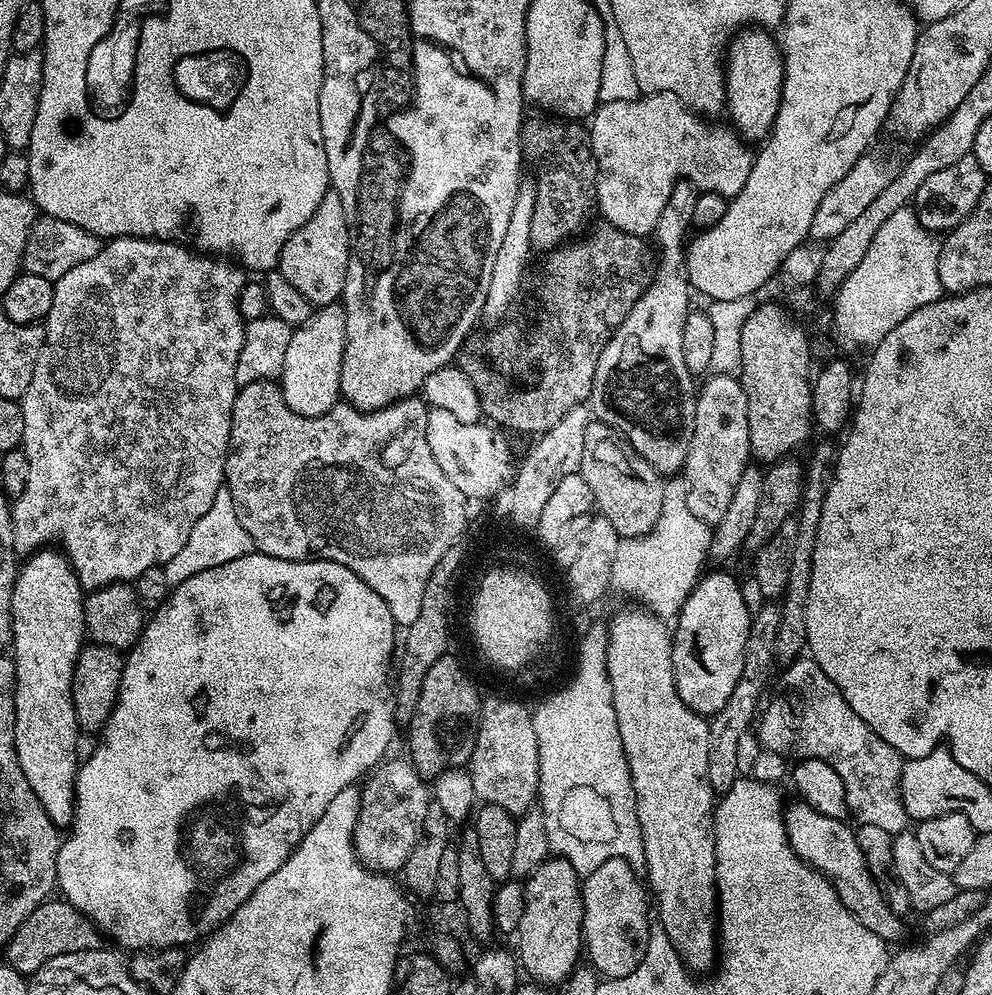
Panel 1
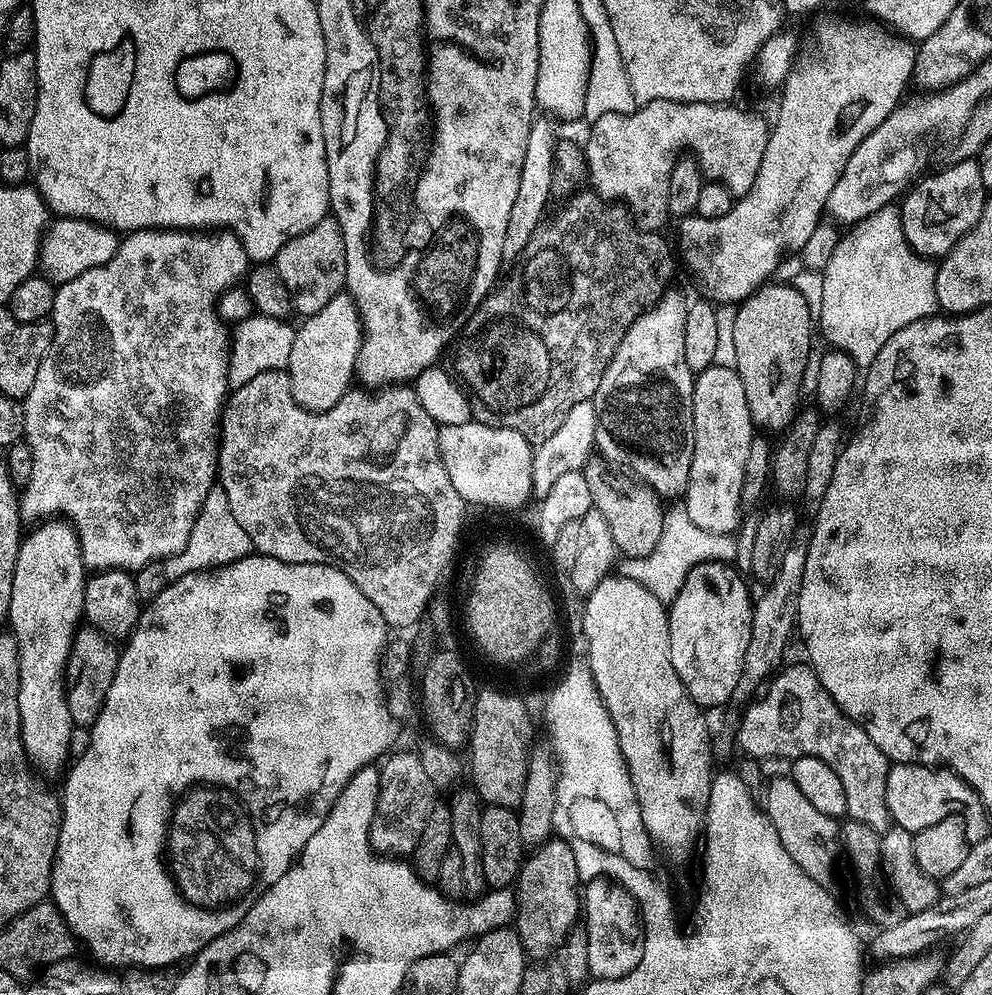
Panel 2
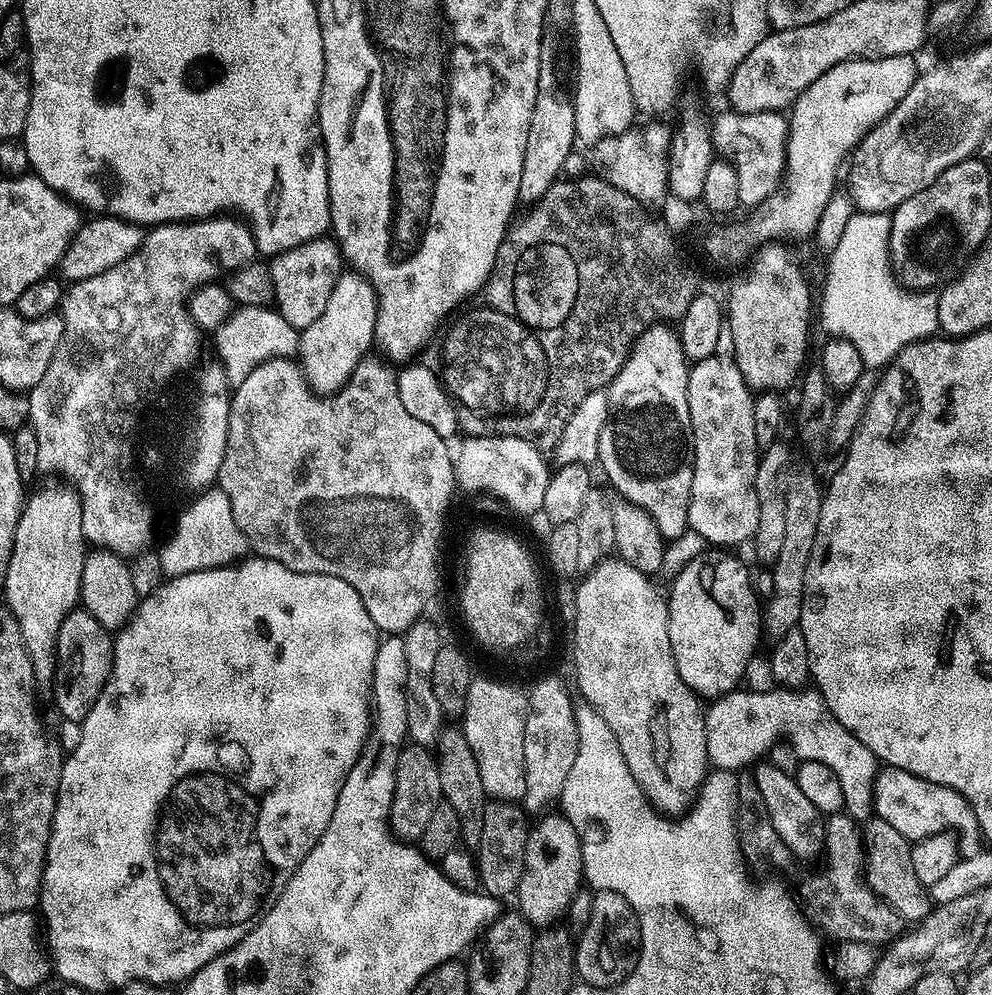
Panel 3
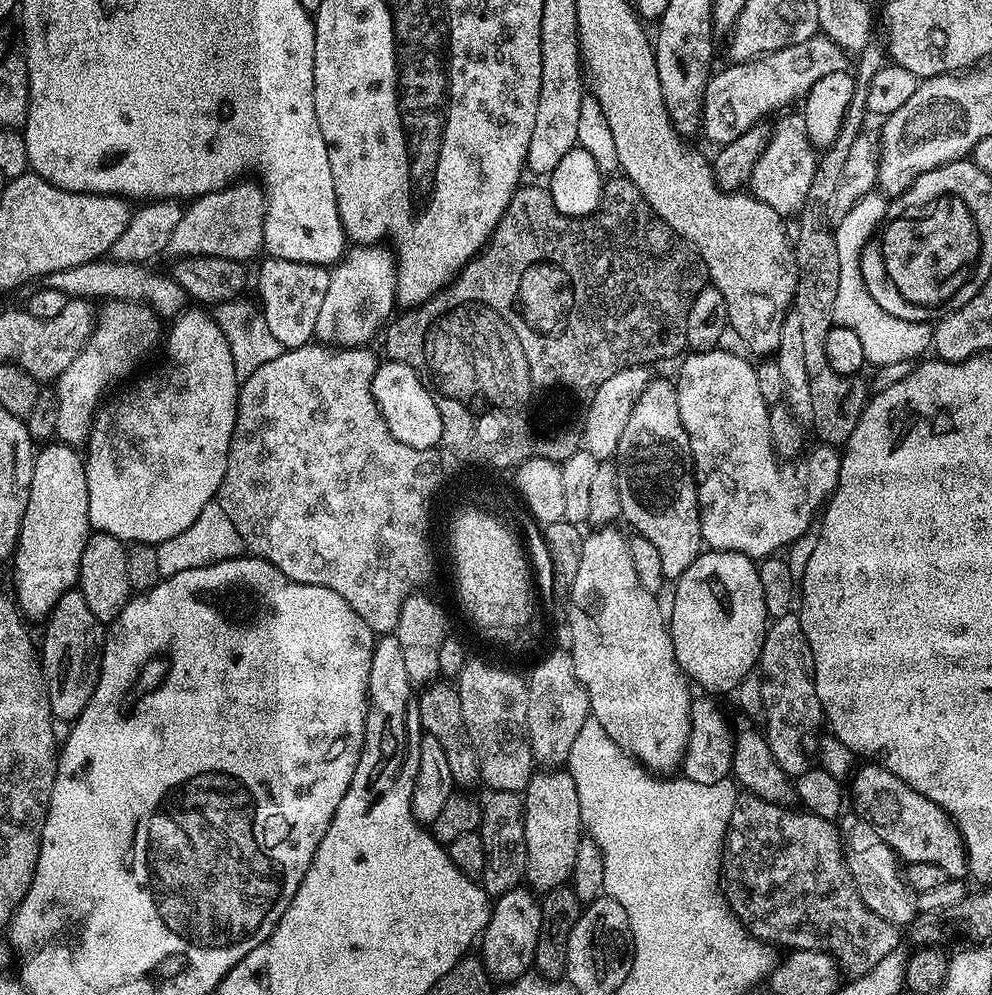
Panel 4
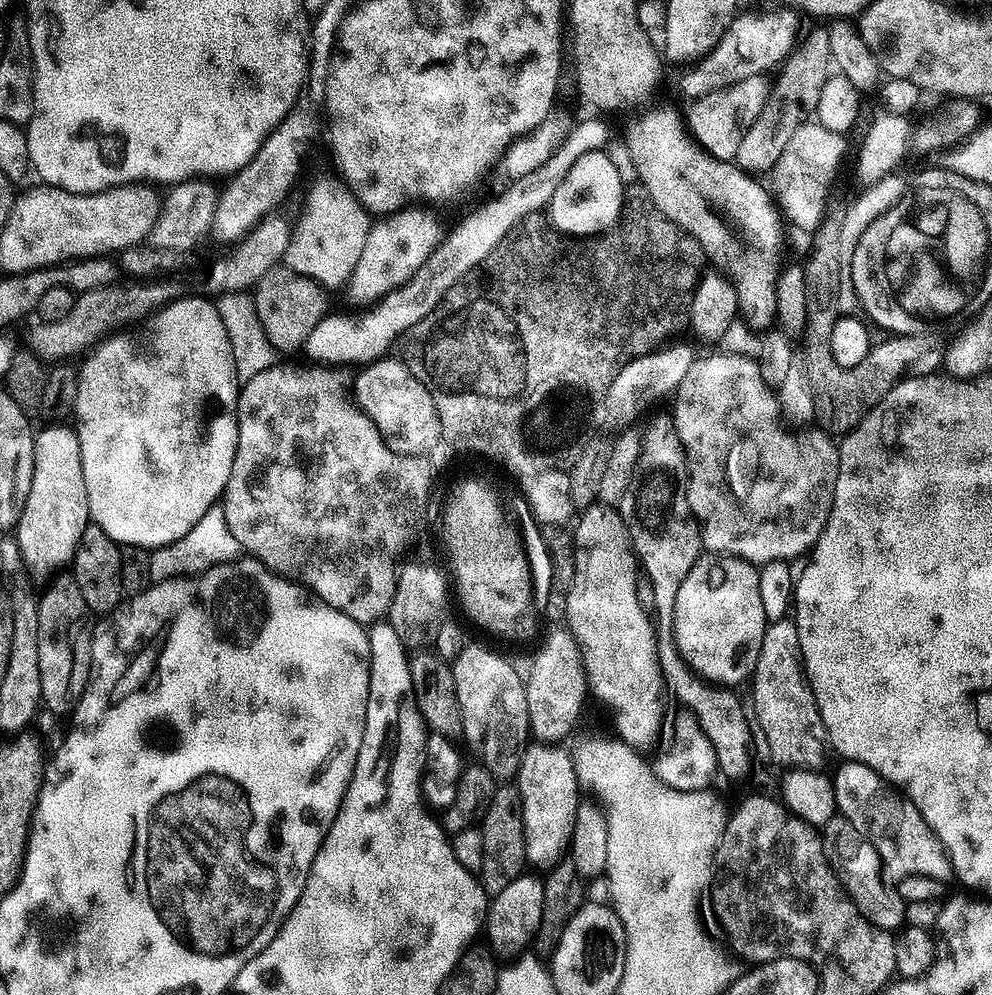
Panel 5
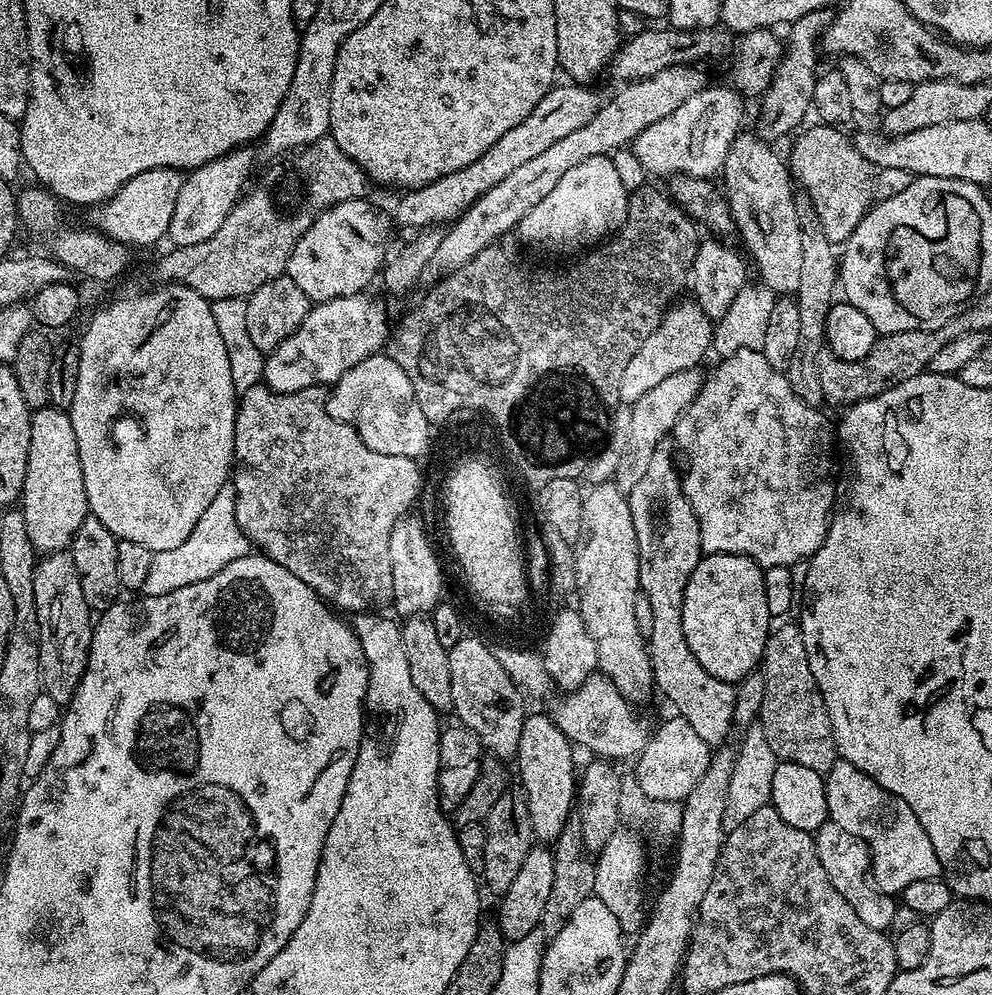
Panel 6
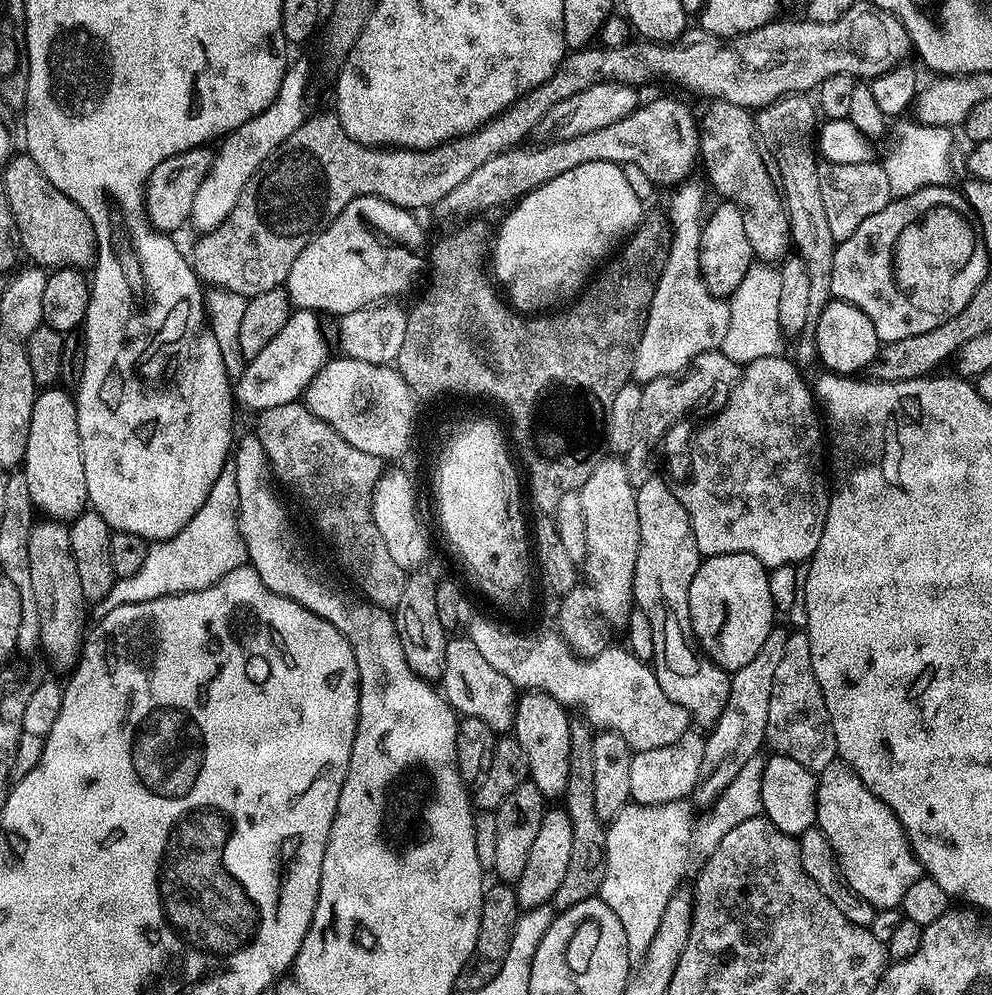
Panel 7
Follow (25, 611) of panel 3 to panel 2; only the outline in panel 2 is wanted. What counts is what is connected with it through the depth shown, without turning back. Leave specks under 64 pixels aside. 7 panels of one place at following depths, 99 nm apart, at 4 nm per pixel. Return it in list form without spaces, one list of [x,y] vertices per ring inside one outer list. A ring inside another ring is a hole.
[[[48,518],[37,523],[32,533],[20,541],[18,562],[14,566],[14,590],[10,594],[10,610],[7,623],[20,646],[20,733],[28,759],[37,769],[67,765],[70,757],[70,734],[74,727],[64,693],[64,667],[70,654],[70,646],[82,624],[84,615],[84,581],[86,565],[82,558],[80,539],[76,529],[64,518]]]

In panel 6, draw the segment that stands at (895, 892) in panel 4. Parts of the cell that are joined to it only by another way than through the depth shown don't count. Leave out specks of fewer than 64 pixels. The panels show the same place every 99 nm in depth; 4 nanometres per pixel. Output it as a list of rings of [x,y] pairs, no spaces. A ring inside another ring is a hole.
[[[830,819],[814,833],[814,839],[822,870],[826,870],[826,878],[830,878],[834,890],[838,890],[838,894],[842,894],[846,902],[850,902],[854,914],[858,914],[858,918],[862,918],[862,922],[866,922],[870,930],[888,932],[898,907],[898,900],[896,896],[887,896],[881,888],[872,883],[872,855],[868,852],[866,842],[862,842],[847,830],[842,830],[842,826]]]

